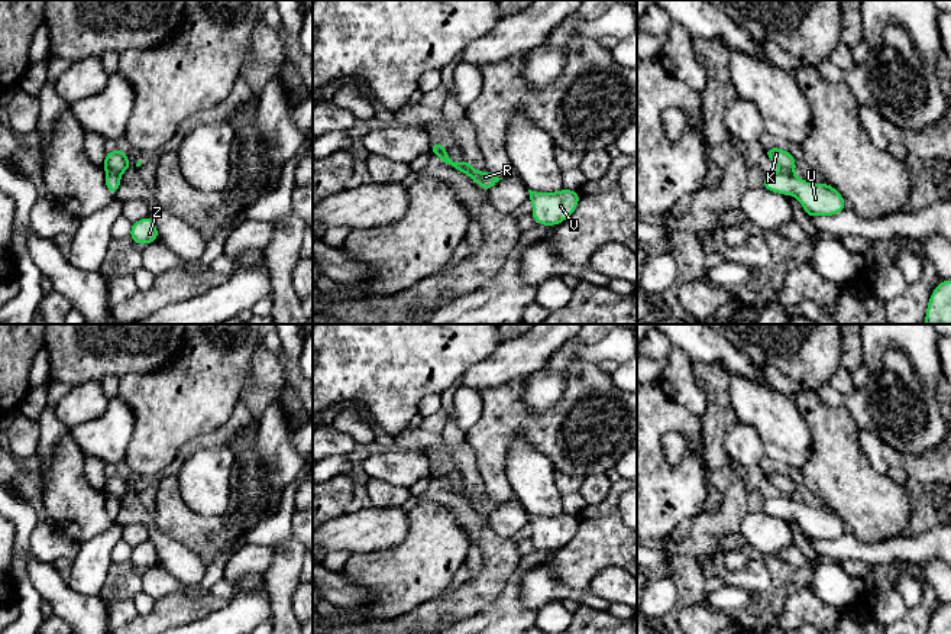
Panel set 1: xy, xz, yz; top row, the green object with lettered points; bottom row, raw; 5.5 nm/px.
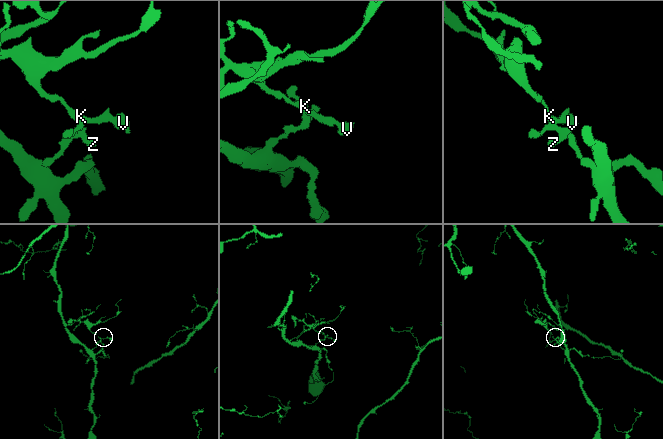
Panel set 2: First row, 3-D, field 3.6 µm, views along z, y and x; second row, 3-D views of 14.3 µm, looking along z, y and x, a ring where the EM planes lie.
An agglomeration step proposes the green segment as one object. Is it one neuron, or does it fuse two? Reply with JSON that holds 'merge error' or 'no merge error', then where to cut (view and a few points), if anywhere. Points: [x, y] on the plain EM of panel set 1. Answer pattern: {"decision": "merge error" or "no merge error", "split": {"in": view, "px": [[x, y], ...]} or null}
{"decision": "merge error", "split": {"in": "xy", "px": [[107, 494], [119, 500]]}}

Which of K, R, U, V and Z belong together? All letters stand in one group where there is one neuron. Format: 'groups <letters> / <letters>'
groups K R V / U Z

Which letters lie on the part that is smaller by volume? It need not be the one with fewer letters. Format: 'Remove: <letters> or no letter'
Remove: K, R, V

